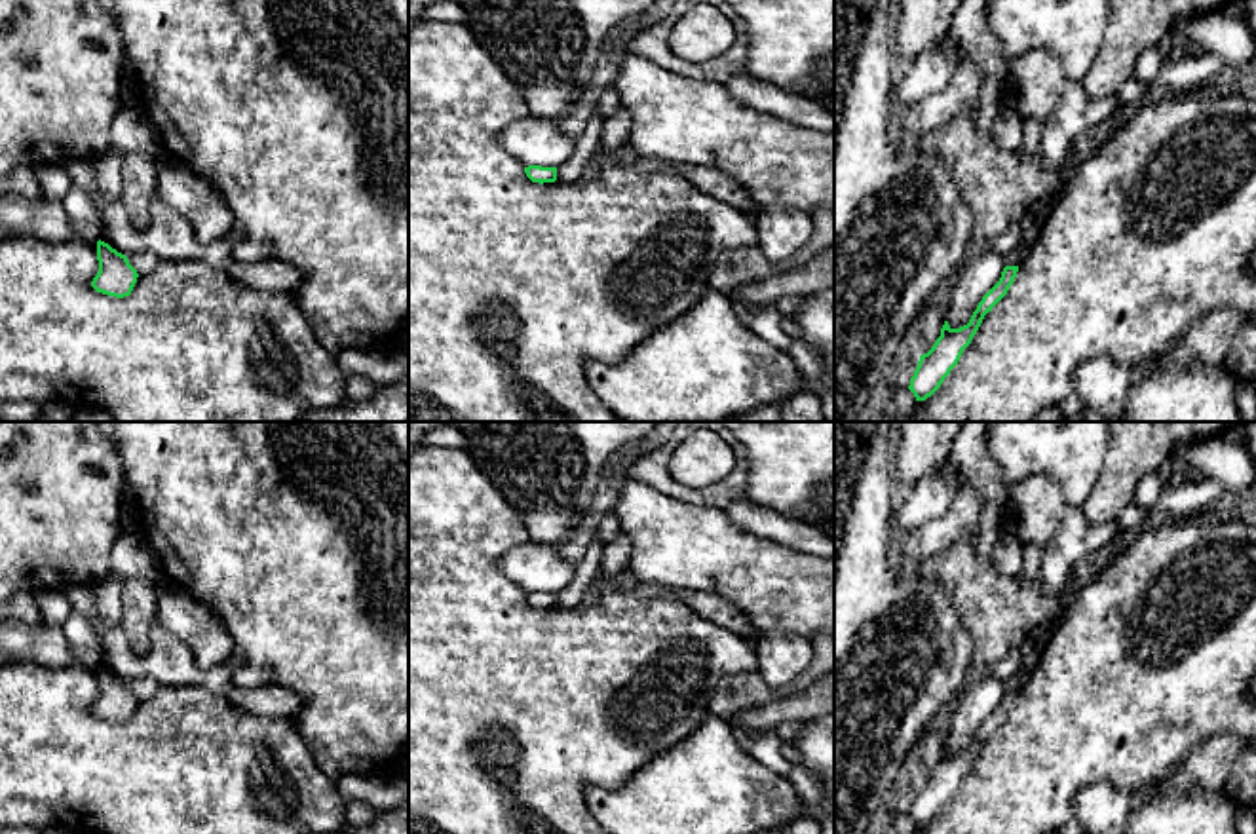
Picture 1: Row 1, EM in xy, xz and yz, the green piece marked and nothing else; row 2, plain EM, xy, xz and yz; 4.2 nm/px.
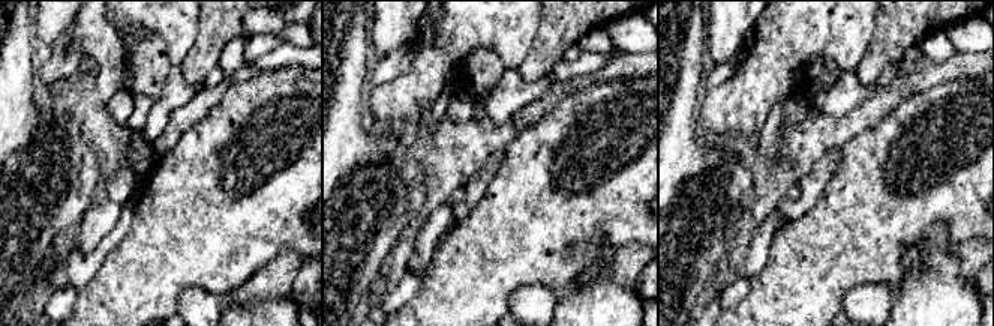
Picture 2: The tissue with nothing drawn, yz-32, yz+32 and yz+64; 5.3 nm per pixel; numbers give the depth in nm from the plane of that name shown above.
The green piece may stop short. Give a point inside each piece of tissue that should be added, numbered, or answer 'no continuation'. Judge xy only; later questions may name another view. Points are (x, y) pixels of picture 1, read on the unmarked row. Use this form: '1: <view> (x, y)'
no continuation

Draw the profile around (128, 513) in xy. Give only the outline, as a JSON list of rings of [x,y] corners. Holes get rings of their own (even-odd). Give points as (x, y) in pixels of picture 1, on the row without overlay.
[[[125,479],[124,488],[122,488],[120,524],[122,524],[122,532],[137,530],[135,494],[133,494],[133,488],[127,483],[127,479]]]

